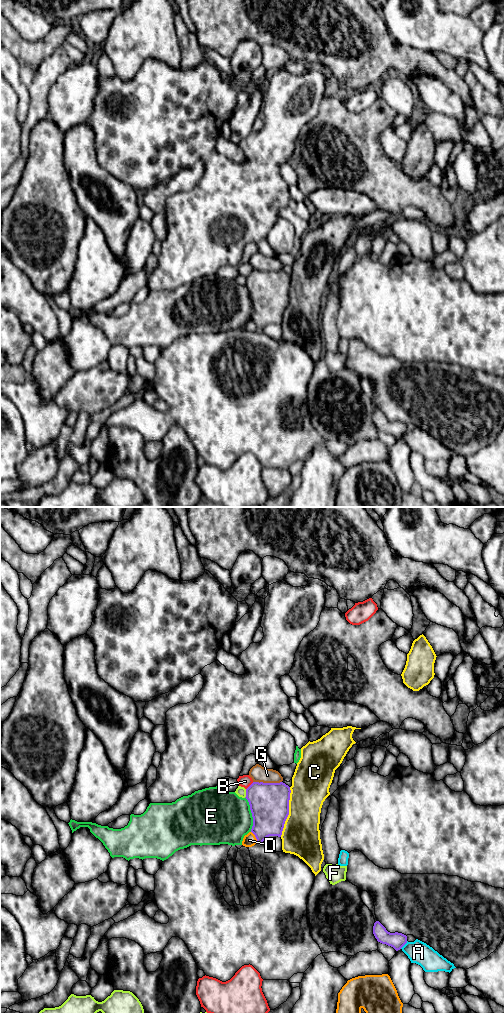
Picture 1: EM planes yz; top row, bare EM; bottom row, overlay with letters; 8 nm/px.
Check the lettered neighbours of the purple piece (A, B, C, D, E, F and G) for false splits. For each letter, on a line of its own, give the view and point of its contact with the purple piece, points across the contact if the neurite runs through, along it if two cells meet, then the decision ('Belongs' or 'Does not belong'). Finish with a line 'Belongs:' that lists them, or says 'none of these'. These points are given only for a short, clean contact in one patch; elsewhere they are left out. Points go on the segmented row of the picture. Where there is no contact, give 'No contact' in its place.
A: Touches purple at yz (403, 945). Does not belong
B: Touches purple at yz (249, 786). Does not belong
C: Touches purple at yz (288, 812). Does not belong
D: Touches purple at yz (255, 836). Does not belong
E: Touches purple at yz (252, 814). Does not belong
F: Touches purple at yz (246, 793). Does not belong
G: Touches purple at yz (267, 783). Belongs
Belongs: G

